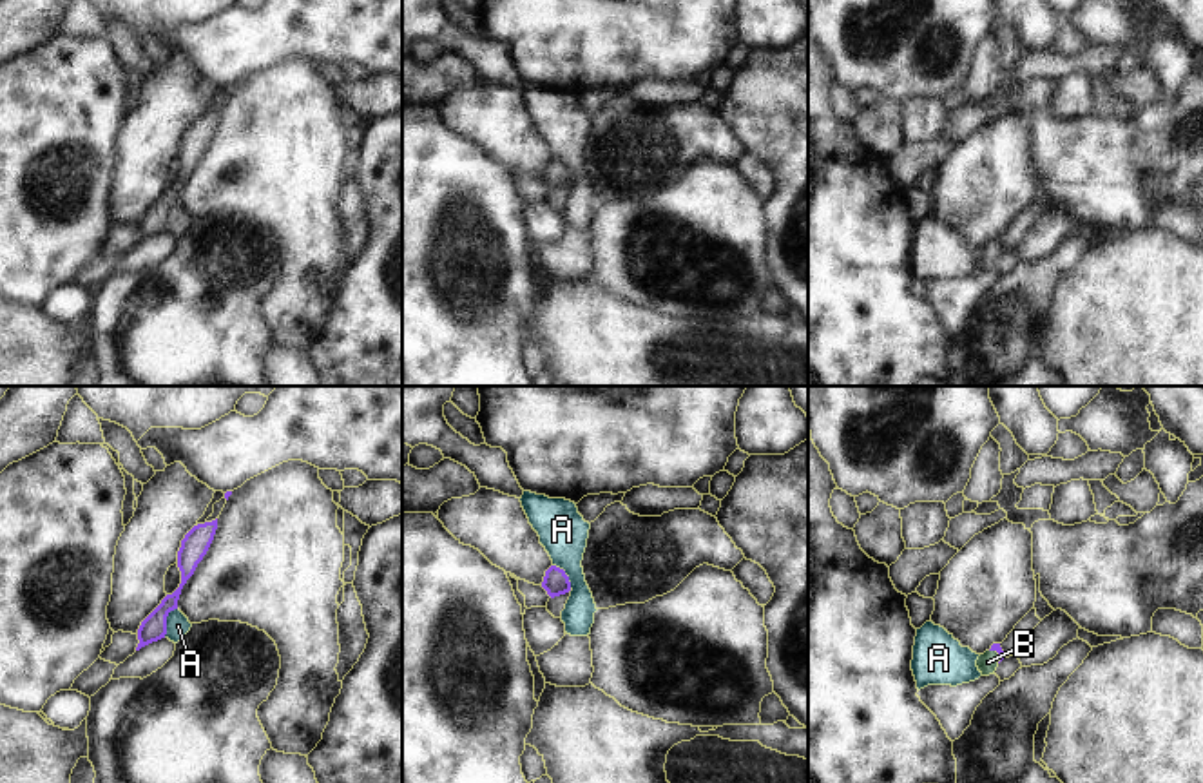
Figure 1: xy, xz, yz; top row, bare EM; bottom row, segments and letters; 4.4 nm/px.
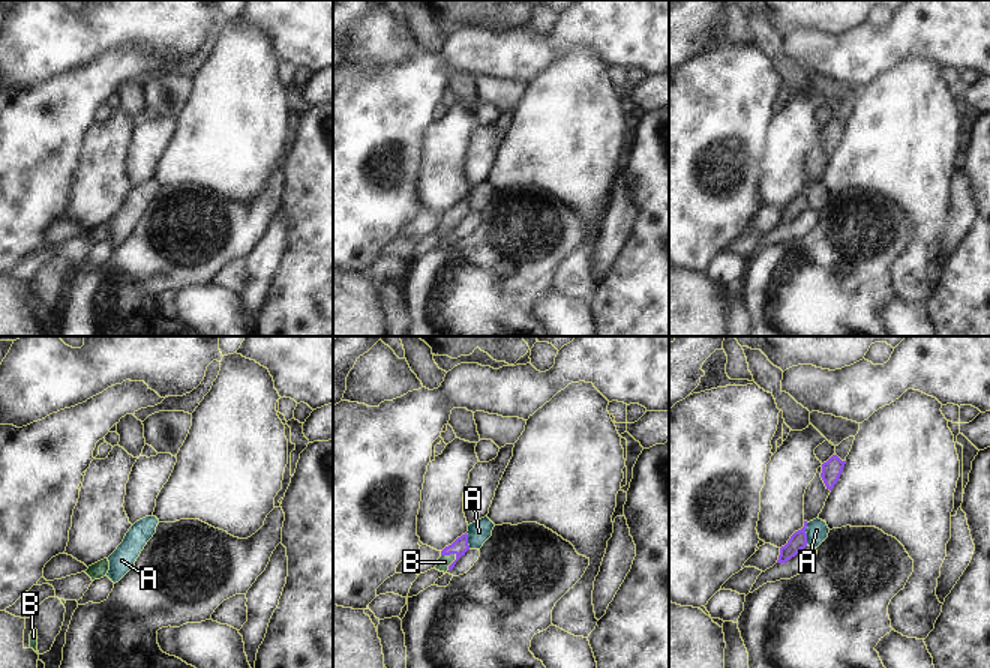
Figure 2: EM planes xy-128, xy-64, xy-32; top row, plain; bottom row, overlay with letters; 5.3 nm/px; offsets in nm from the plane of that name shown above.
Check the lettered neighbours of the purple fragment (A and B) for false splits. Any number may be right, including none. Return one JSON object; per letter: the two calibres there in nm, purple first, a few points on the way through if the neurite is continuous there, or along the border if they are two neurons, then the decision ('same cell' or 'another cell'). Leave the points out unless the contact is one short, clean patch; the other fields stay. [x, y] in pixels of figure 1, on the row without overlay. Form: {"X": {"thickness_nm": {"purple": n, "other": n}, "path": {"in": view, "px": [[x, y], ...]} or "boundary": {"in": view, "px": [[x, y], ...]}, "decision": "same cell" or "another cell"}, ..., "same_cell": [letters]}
{"A": {"thickness_nm": {"purple": 110, "other": 100}, "boundary": {"in": "xy", "px": [[176, 202], [167, 211], [167, 227], [163, 231]]}, "decision": "another cell"}, "B": {"thickness_nm": {"purple": 40, "other": 90}, "path": {"in": "yz", "px": [[997, 241], [999, 247], [988, 256]]}, "decision": "same cell"}, "same_cell": ["B"]}

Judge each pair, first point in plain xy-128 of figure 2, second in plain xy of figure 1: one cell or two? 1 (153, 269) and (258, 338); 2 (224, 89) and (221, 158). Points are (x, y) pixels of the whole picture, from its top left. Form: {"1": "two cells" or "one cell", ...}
{"1": "one cell", "2": "one cell"}

